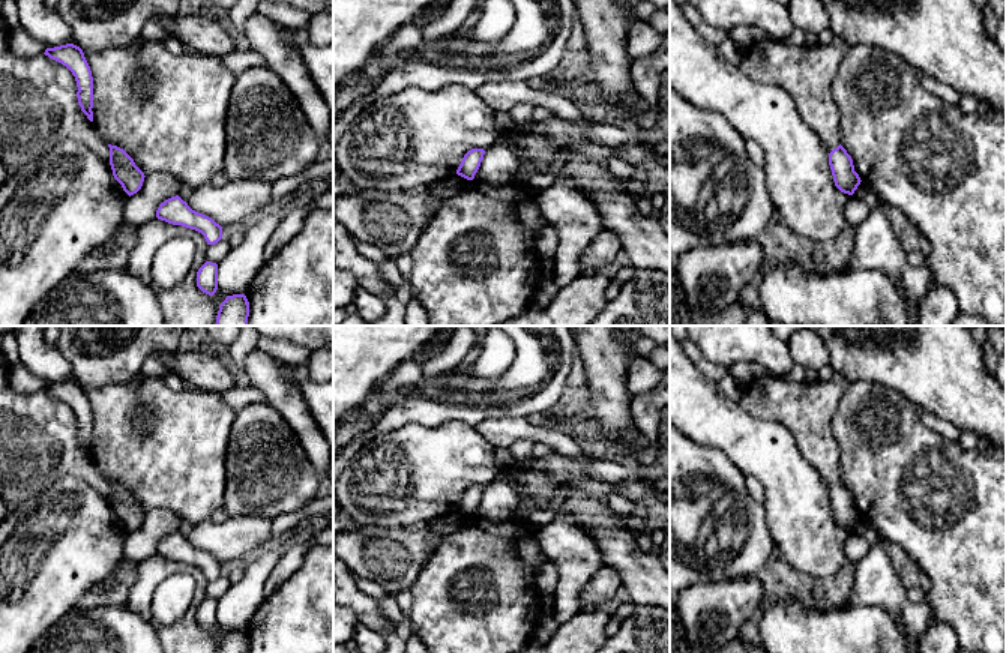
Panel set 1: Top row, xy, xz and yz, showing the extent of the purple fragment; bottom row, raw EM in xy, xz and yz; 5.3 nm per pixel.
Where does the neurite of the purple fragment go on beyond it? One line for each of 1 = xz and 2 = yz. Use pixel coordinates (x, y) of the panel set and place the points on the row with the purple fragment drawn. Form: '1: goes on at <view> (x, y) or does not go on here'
1: does not go on here
2: does not go on here

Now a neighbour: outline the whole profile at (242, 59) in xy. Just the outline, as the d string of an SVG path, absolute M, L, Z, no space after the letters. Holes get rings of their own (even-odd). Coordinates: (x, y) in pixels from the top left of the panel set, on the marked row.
M245 45L230 54L219 57L219 60L234 75L239 75L251 68L266 66L263 56Z

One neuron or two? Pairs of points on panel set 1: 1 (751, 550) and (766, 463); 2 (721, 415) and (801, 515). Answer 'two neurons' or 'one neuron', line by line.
1: two neurons
2: one neuron

